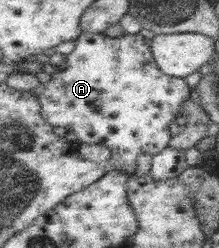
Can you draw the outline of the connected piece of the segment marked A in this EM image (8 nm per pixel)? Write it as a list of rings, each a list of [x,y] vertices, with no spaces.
[[[85,33],[76,39],[75,49],[66,55],[59,70],[33,93],[40,97],[42,114],[51,125],[64,127],[77,137],[77,142],[102,143],[111,149],[113,169],[133,176],[137,174],[139,156],[144,153],[154,156],[170,146],[173,133],[169,125],[181,116],[181,106],[193,90],[184,77],[171,77],[160,68],[149,38],[139,34],[113,38],[106,33]]]

